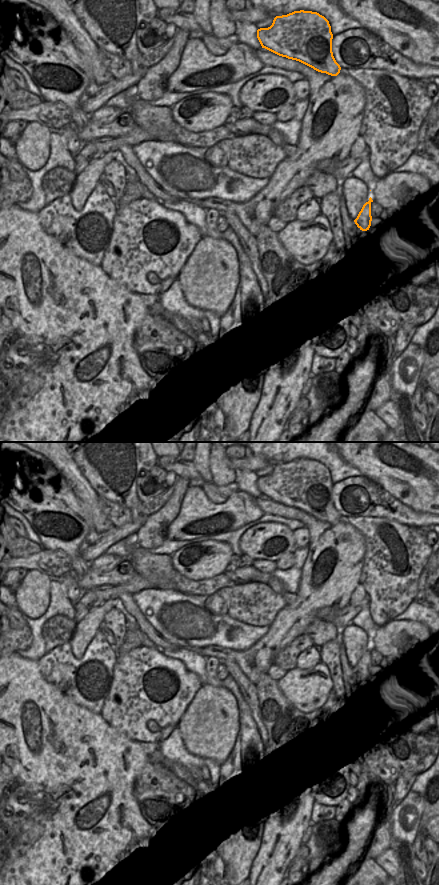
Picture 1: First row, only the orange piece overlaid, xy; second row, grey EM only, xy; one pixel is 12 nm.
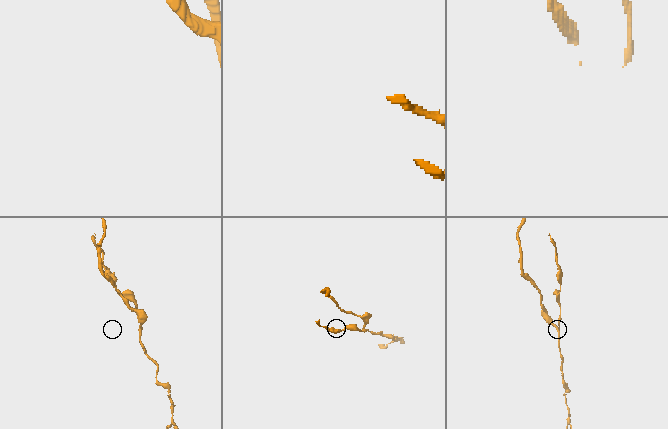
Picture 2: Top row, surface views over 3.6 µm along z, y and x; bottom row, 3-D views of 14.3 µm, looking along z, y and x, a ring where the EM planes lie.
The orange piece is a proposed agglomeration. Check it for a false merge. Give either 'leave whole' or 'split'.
split

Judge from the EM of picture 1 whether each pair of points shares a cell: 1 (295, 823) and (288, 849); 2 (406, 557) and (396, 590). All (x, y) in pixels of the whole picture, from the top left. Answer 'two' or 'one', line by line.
1: one
2: one

